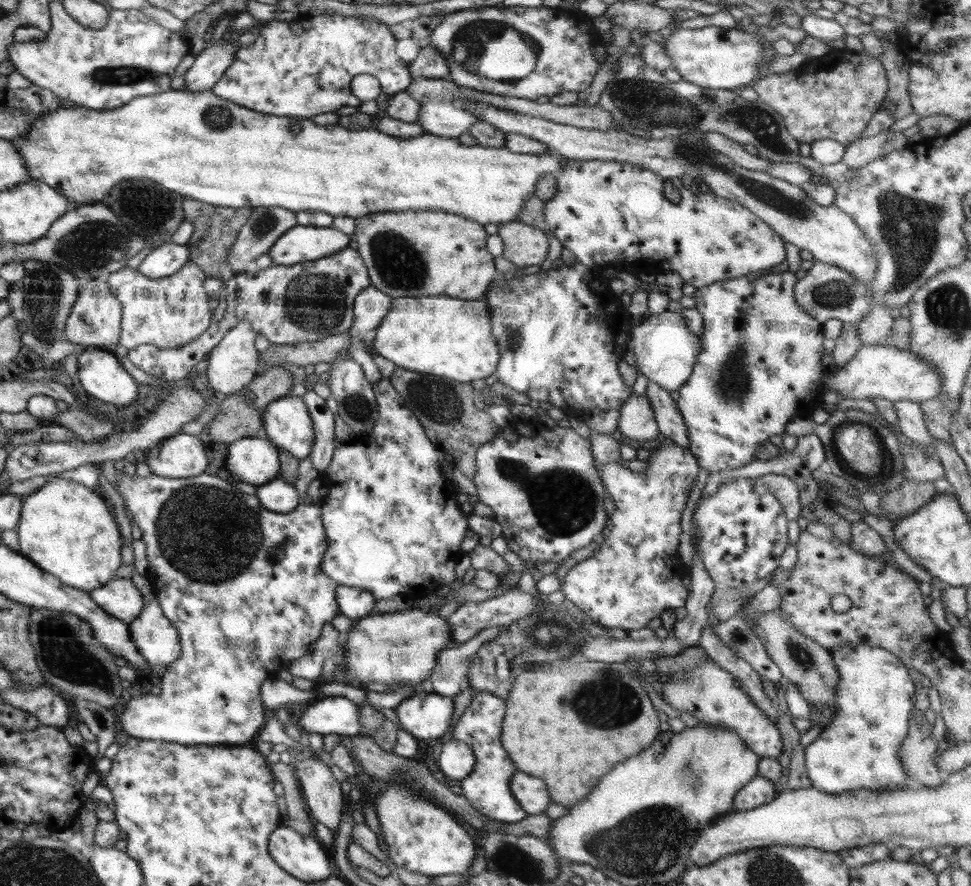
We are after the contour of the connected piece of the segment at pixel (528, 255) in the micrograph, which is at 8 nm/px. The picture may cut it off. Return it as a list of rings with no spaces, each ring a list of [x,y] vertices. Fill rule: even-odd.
[[[518,221],[500,224],[498,237],[504,242],[502,256],[518,267],[542,265],[549,242],[542,230]]]

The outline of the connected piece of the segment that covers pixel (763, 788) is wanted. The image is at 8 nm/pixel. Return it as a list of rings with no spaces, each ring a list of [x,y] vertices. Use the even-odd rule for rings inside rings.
[[[758,774],[736,793],[732,808],[736,811],[749,811],[768,804],[776,795],[775,783]]]

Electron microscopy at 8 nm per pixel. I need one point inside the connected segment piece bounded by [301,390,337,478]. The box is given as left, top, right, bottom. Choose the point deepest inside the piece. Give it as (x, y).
(323, 449)

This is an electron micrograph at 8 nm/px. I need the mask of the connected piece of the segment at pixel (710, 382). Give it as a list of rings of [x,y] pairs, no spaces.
[[[760,271],[752,272],[746,276],[738,276],[732,280],[724,280],[710,284],[704,288],[696,289],[694,298],[695,309],[702,315],[703,331],[700,336],[700,352],[696,356],[696,366],[688,380],[679,388],[680,397],[677,401],[678,410],[682,413],[687,426],[689,451],[696,457],[699,466],[710,472],[720,472],[729,468],[740,468],[756,459],[754,452],[759,444],[769,440],[771,436],[783,434],[784,427],[794,418],[811,418],[813,412],[819,408],[826,390],[821,388],[821,378],[828,371],[822,365],[823,350],[823,323],[818,322],[812,315],[808,316],[796,304],[794,286],[800,274],[790,271],[780,274],[761,274]]]

